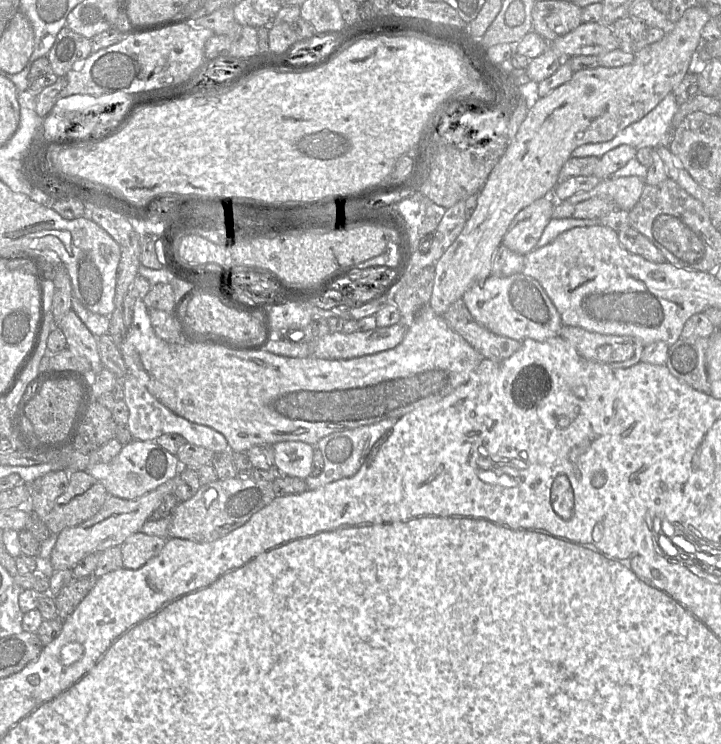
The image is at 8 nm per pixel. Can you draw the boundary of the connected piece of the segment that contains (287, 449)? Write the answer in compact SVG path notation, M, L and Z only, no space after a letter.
M282 441L273 444L274 465L282 475L305 479L311 474L313 445L303 441Z

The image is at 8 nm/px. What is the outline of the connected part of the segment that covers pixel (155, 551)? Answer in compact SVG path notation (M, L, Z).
M137 532L128 537L120 546L123 567L138 569L156 557L163 549L168 538L151 536Z

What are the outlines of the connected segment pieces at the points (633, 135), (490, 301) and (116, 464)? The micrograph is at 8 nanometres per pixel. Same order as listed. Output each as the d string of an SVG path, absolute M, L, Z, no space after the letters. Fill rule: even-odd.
M671 92L646 116L620 131L613 139L602 143L581 145L573 150L571 157L601 158L620 145L629 145L636 150L644 147L652 149L669 147L674 136L672 120L678 111L678 106Z
M523 273L508 277L490 275L483 281L474 283L462 296L467 309L474 319L492 333L523 342L526 339L545 341L559 336L562 321L559 312L540 283Z
M132 440L122 446L121 451L109 462L90 464L84 469L97 479L106 489L108 495L122 499L139 498L167 481L173 479L180 469L176 455L162 448L155 440Z

